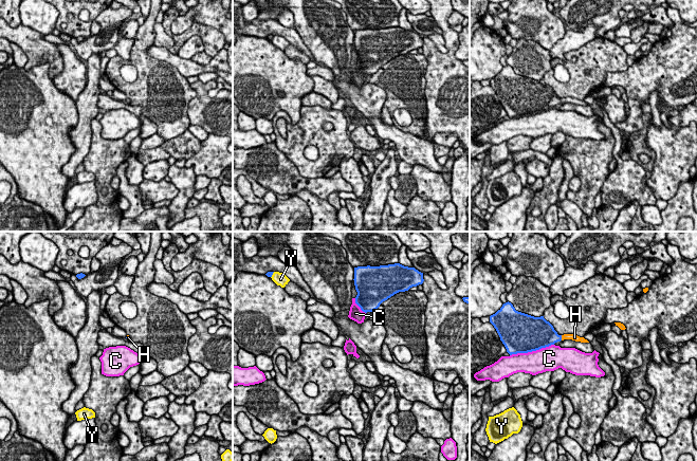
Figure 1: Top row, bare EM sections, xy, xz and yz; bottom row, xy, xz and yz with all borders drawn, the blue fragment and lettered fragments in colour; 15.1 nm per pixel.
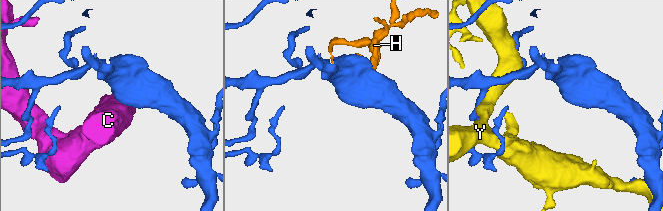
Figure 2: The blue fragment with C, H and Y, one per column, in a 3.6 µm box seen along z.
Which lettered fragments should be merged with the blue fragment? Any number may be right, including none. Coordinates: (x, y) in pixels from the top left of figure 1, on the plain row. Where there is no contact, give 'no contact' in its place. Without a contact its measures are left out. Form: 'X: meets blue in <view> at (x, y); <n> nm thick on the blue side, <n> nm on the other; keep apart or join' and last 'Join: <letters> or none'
C: meets blue in yz at (531, 114); 500 nm thick on the blue side, 360 nm on the other; keep apart
H: meets blue in yz at (561, 100); 340 nm thick on the blue side, 100 nm on the other; join
Y: meets blue in xz at (272, 37); 90 nm thick on the blue side, 190 nm on the other; keep apart
Join: H

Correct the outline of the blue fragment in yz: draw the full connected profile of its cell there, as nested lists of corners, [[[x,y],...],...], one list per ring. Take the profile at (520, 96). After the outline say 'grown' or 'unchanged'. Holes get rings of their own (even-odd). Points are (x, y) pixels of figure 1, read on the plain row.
[[[509,64],[490,79],[490,86],[510,118],[536,114],[564,103],[589,106],[574,97],[558,98],[544,79],[534,80],[518,75]]]; grown

